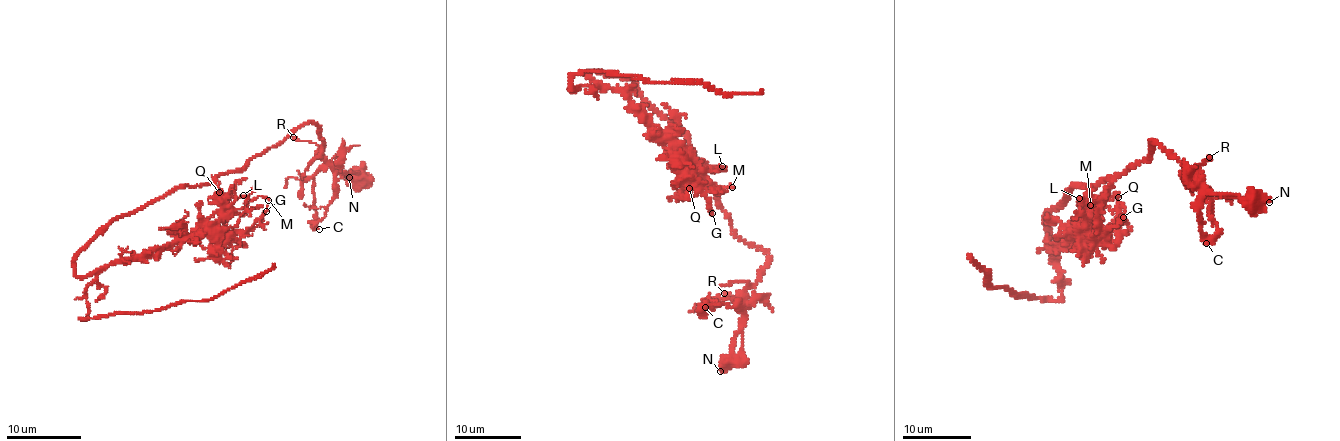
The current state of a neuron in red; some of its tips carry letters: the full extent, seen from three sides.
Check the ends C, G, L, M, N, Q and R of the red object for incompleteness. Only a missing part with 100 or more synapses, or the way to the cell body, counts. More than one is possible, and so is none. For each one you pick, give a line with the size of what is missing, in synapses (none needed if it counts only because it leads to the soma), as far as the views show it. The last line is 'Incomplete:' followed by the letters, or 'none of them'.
Incomplete: none of them

